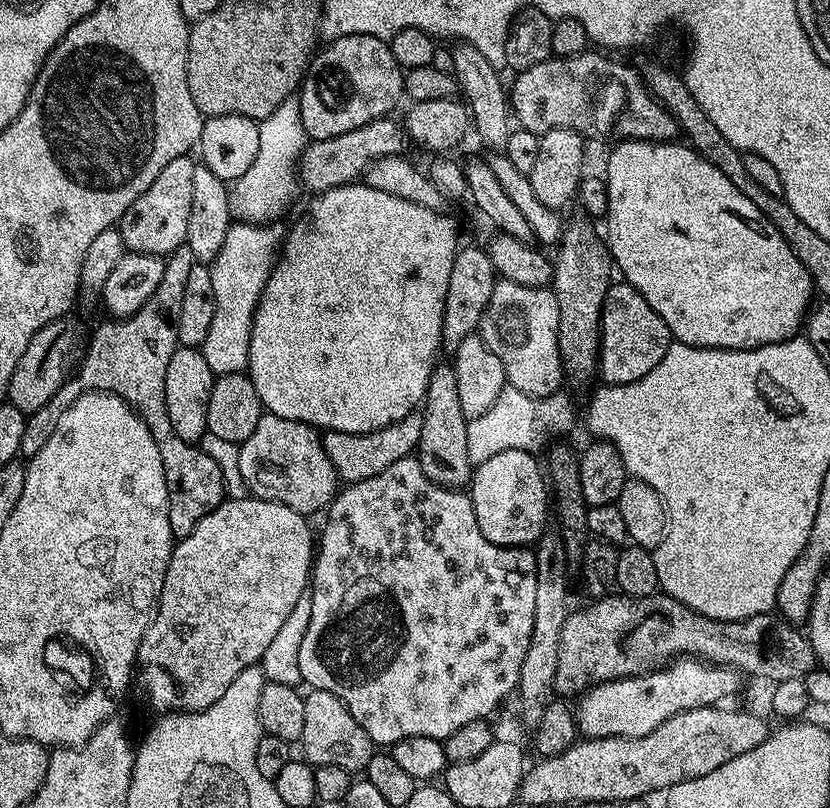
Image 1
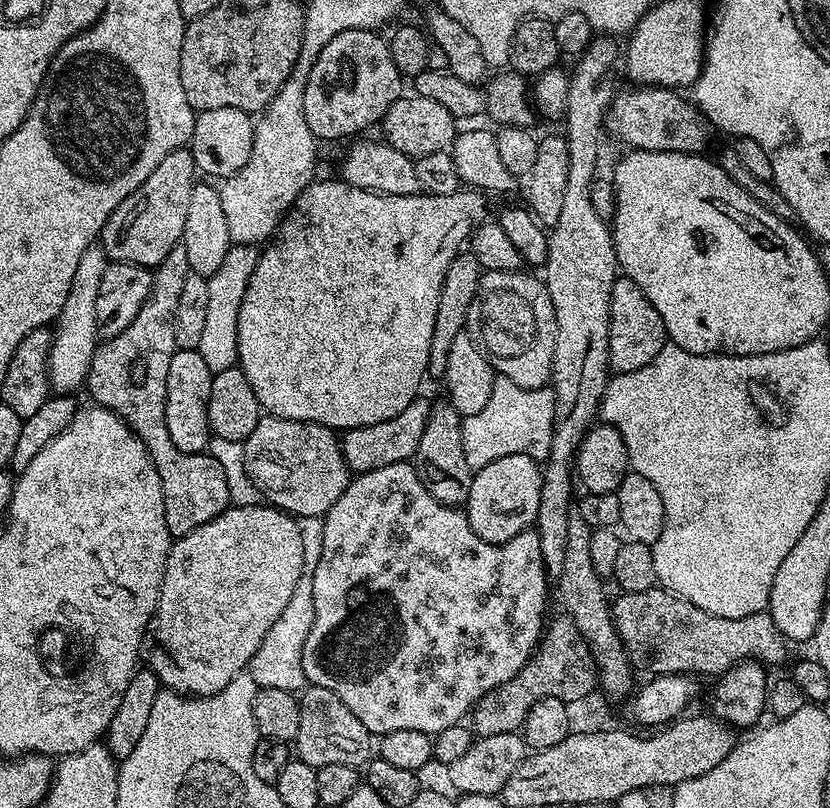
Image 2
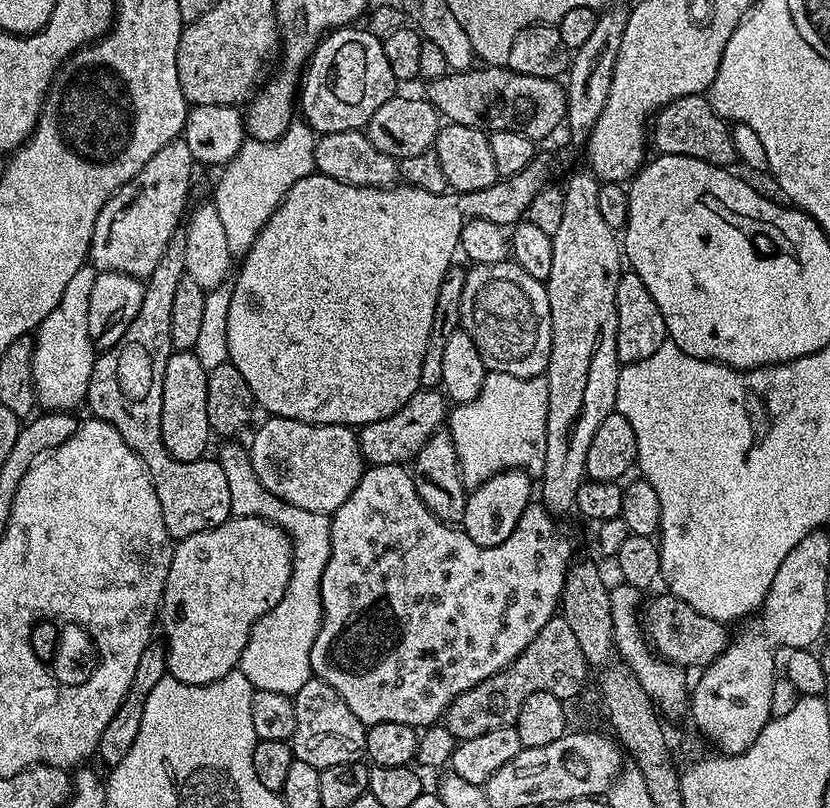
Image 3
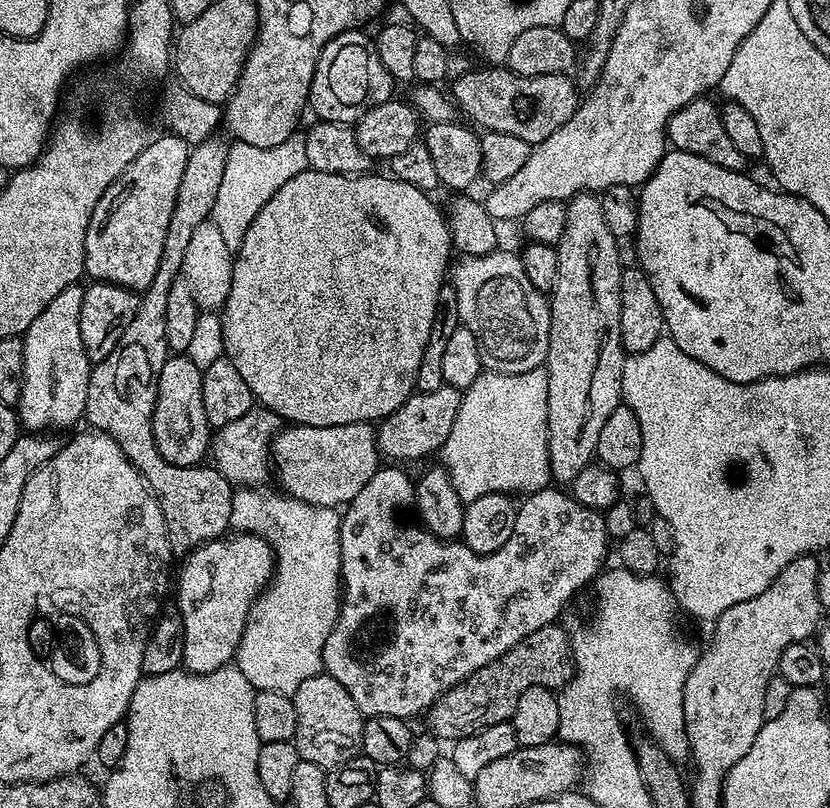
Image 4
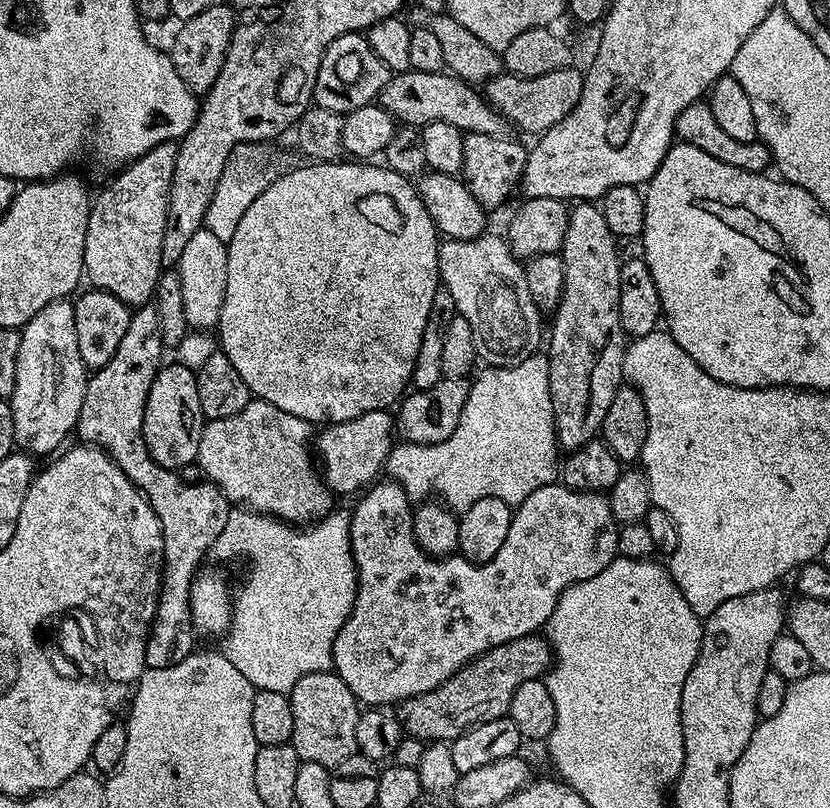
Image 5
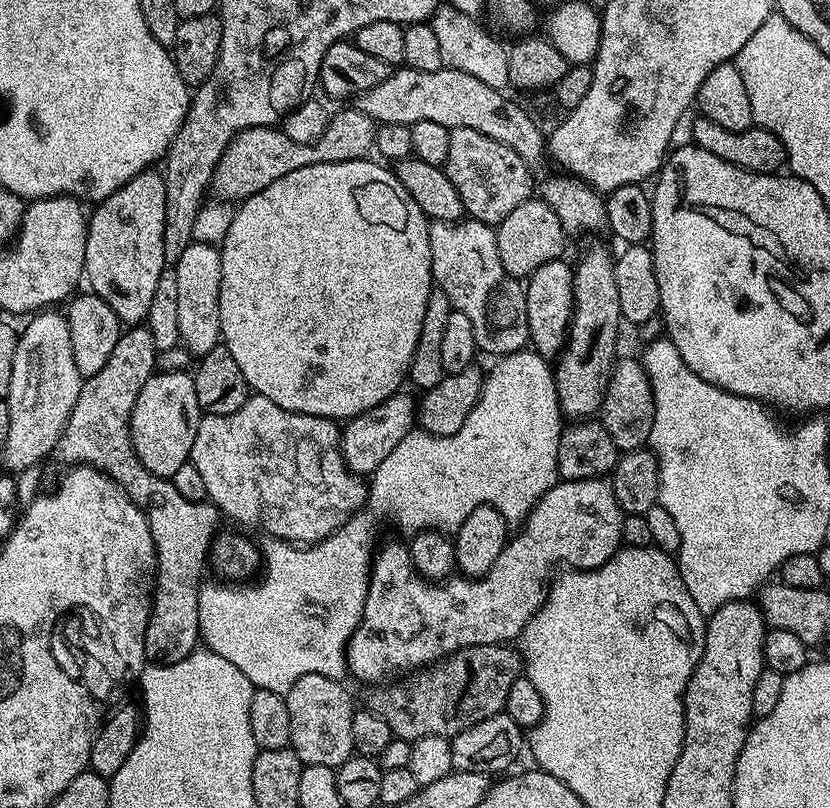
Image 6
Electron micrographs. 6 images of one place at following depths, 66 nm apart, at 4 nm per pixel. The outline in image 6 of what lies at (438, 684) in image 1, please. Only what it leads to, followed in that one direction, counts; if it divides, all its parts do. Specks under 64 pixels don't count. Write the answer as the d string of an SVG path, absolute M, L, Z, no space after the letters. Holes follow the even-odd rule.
M595 476L589 480L560 480L553 488L546 490L546 494L542 494L540 501L533 506L532 513L522 521L521 528L524 529L517 536L515 533L508 543L504 545L502 554L498 554L498 562L494 562L494 566L490 566L490 570L484 576L475 578L456 574L443 582L426 580L424 577L416 575L412 567L412 554L407 543L386 545L381 552L379 549L375 553L372 561L372 573L368 576L368 589L366 590L366 606L362 606L362 618L348 643L348 651L346 653L348 672L351 675L356 675L362 683L368 684L367 686L380 686L393 678L399 677L401 674L411 674L419 669L427 668L435 664L436 661L444 659L452 652L457 652L460 648L469 648L479 644L507 645L509 642L515 641L530 622L530 618L534 618L534 614L544 605L550 587L550 577L553 575L552 567L555 564L565 564L563 567L568 570L587 570L605 564L621 547L622 526L624 525L625 515L625 512L620 509L618 498L615 497L611 483L607 479Z

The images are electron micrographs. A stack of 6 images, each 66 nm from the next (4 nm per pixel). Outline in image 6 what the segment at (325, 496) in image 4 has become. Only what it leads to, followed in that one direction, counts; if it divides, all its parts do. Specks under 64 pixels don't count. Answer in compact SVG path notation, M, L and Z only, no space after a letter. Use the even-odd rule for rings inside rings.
M407 391L395 392L386 402L358 414L354 419L343 425L340 437L340 452L344 455L344 465L349 472L357 474L371 474L382 466L382 462L406 438L408 432L413 431L418 420L418 400L414 395L407 396Z

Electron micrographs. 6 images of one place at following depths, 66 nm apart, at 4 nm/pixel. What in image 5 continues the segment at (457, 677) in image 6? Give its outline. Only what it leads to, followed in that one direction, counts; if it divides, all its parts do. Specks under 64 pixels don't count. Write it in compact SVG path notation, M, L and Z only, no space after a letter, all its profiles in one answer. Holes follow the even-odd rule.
M543 635L523 636L514 642L506 642L481 656L475 656L464 668L459 668L453 676L446 678L442 686L426 694L403 701L402 723L409 736L425 742L451 742L468 728L482 722L494 722L508 715L510 698L522 682L539 680L552 667L552 648Z

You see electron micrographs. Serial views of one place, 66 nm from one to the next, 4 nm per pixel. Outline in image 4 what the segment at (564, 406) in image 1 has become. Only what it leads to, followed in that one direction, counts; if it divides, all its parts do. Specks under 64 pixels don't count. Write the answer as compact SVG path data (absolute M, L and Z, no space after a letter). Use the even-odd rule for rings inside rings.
M543 367L526 370L518 374L481 371L470 387L463 389L458 418L454 418L454 430L446 438L438 456L443 467L448 469L450 482L458 490L458 498L465 505L474 503L486 494L527 494L549 487L552 480L550 458L548 457L548 423L546 422L546 390L548 373Z

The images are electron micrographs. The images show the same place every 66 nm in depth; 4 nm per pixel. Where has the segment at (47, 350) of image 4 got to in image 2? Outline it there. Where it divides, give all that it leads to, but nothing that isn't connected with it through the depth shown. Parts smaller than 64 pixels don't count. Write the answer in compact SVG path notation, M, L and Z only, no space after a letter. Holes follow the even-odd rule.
M92 243L82 254L78 267L74 269L74 282L71 283L70 293L59 312L55 322L52 346L48 355L49 387L59 395L75 393L74 390L83 387L87 381L90 362L93 361L98 347L97 318L95 303L98 302L99 284L102 274L106 274L109 258L99 243Z

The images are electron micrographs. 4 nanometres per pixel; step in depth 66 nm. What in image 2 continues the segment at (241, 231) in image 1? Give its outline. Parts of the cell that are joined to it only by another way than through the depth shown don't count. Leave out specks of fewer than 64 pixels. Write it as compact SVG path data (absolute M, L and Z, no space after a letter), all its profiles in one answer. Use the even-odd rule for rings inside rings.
M233 244L228 249L222 266L218 266L216 273L208 277L210 299L208 299L206 323L195 351L202 354L206 366L210 366L214 374L227 368L237 367L238 310L242 306L242 294L246 294L250 274L254 274L257 255L257 249L251 244Z

